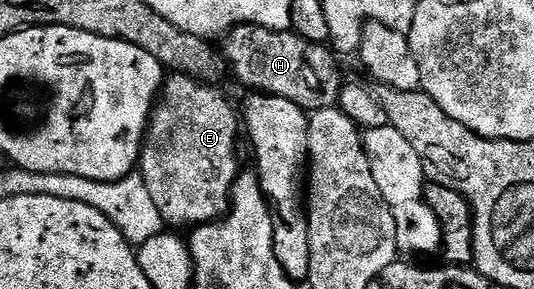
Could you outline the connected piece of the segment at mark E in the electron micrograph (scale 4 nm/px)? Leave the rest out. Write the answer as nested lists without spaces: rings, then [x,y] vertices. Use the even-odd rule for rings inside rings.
[[[172,73],[164,80],[164,85],[160,89],[159,96],[153,106],[151,116],[148,120],[148,129],[144,137],[144,145],[140,149],[140,161],[138,164],[138,174],[146,181],[146,189],[150,189],[150,198],[154,205],[158,205],[158,213],[162,213],[165,224],[176,227],[191,229],[202,223],[215,223],[217,219],[228,214],[230,200],[232,197],[232,187],[236,184],[236,176],[242,170],[240,159],[236,156],[236,123],[238,127],[238,111],[232,108],[232,103],[220,92],[219,86],[210,83],[201,83],[198,79],[191,79],[188,75]]]

